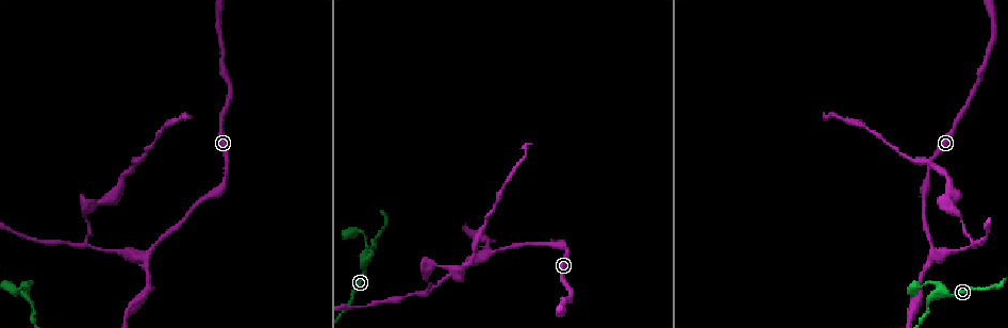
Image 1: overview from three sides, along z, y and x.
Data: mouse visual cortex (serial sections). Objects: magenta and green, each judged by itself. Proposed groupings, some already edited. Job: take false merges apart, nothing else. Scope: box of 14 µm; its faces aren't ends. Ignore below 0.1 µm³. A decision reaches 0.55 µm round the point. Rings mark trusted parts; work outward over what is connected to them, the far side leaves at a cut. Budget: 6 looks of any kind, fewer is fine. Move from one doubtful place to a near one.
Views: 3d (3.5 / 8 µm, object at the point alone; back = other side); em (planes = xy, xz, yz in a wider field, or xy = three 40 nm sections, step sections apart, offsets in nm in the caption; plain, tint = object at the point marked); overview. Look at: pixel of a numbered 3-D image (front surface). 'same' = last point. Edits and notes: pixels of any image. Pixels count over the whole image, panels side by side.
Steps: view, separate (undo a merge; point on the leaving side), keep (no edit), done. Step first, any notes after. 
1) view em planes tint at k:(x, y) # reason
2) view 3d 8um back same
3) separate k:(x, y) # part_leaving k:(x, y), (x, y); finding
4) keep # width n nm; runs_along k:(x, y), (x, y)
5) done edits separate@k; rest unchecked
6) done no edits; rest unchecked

view 3d 3.5um at 1:(485, 254) # sudden change in width

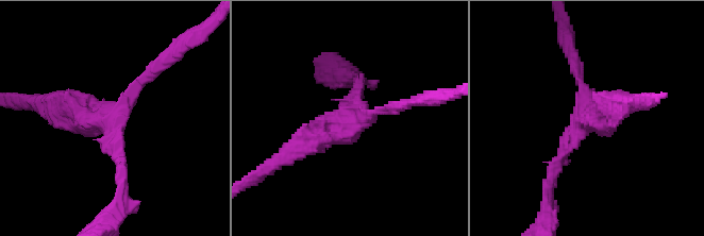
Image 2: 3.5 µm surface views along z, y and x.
view em xy step 2 tint at 2:(113, 115) # arms 3; arm_widths 200, 200, 400 nm; need the tissue

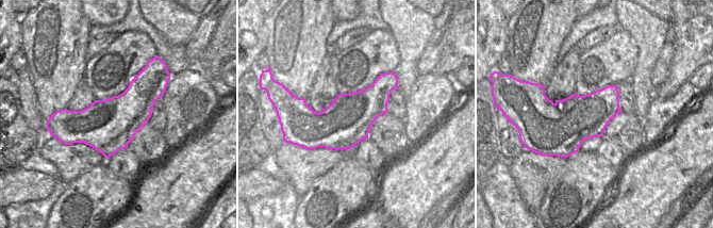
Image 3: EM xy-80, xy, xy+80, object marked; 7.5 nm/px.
keep # runs_along 2:(401, 105), (341, 124), (292, 151); all the same cell

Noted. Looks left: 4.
view 3d 3.5um at 1:(426, 295) # three arms meet

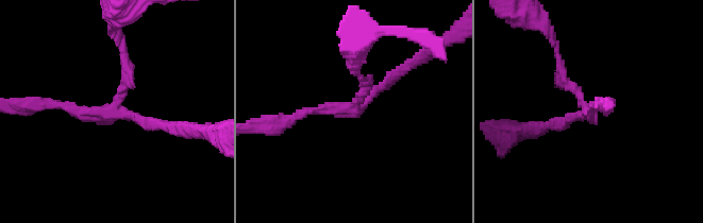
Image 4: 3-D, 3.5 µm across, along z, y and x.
view em xy step 1 tint at 4:(119, 111)

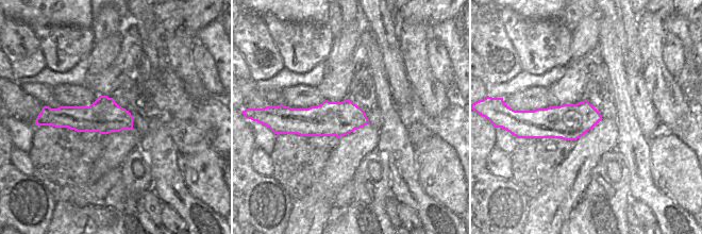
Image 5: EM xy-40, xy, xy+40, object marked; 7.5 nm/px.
separate 4:(128, 78) # arms 3; border 5:(550, 122), (580, 119), (591, 128); two cells meet here

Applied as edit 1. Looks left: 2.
view 3d 3.5um at 1:(26, 283)

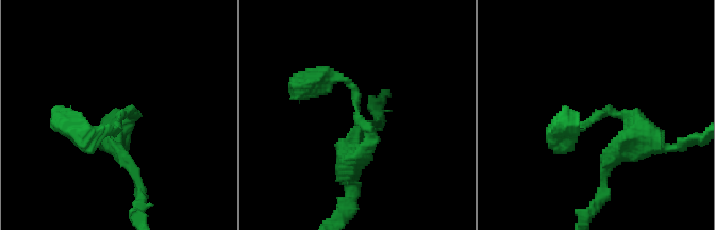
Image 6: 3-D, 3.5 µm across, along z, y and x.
keep # runs_along 6:(638, 138), (617, 113), (563, 126); one cell here

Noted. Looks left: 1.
done edits separate@4; rest unchecked

